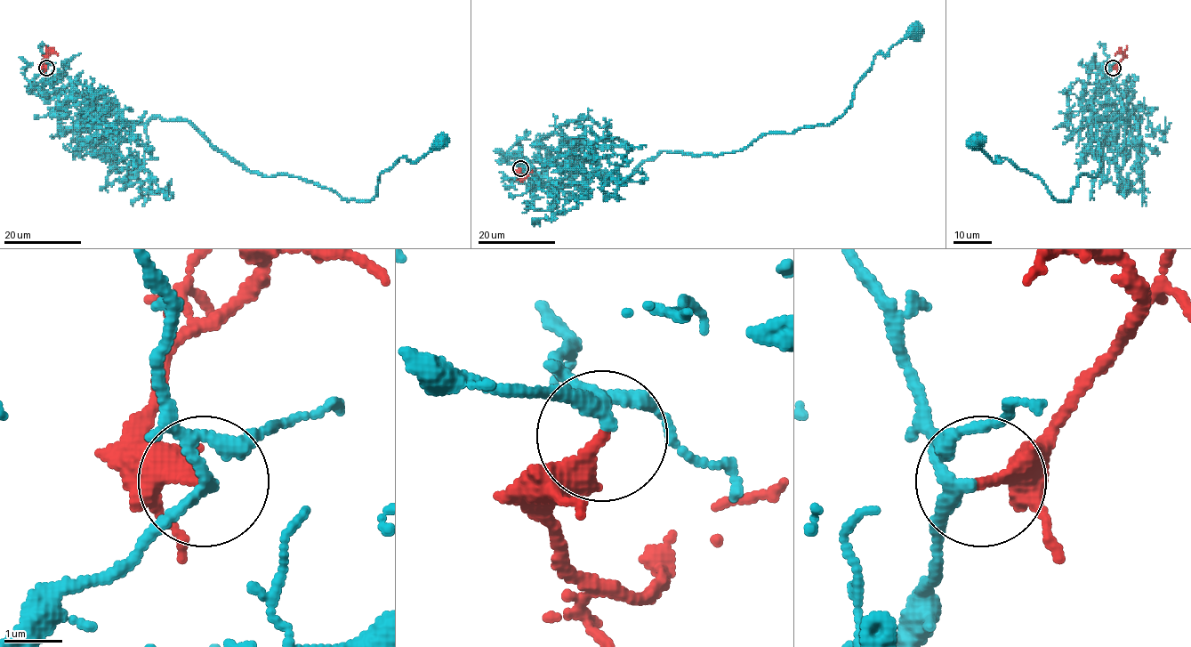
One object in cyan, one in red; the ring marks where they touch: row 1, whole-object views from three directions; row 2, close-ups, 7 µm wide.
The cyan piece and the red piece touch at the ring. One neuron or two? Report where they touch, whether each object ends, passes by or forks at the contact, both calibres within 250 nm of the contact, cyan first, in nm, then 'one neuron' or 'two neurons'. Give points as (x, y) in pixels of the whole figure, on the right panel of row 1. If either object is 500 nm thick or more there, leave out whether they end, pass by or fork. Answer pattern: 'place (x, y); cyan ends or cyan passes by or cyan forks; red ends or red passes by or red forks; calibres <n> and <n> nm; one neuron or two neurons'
place (1113, 68); cyan passes by; red ends; calibres 190 and 300 nm; one neuron

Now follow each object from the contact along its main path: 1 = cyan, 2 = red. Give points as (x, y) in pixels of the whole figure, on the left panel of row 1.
1: (46, 68), (31, 85), (68, 76), (122, 121), (188, 121), (250, 171), (343, 198), (368, 201), (441, 140)
2: (46, 68), (43, 60), (52, 52), (58, 54)

